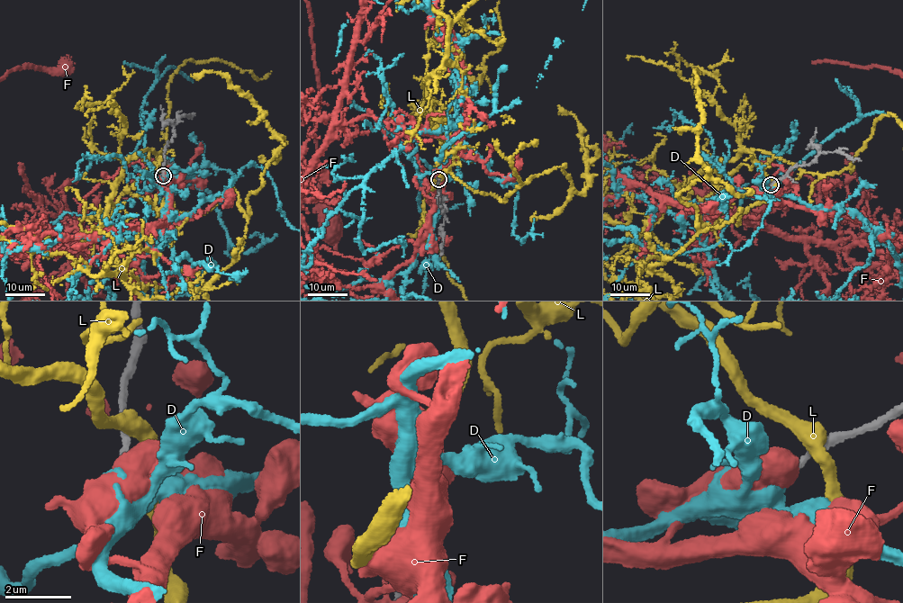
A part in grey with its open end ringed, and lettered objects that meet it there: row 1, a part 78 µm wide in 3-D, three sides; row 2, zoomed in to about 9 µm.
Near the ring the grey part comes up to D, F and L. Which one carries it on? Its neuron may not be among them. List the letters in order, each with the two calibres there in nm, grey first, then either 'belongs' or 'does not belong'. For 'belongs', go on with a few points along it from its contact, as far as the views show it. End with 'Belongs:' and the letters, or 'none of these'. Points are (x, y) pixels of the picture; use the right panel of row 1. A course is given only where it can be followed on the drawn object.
D: 200 nm thick on the grey side, 280 nm on the other; belongs
F: 200 nm thick on the grey side, 700 nm on the other; does not belong
L: 280 nm thick on the grey side, 500 nm on the other; does not belong
Belongs: D

